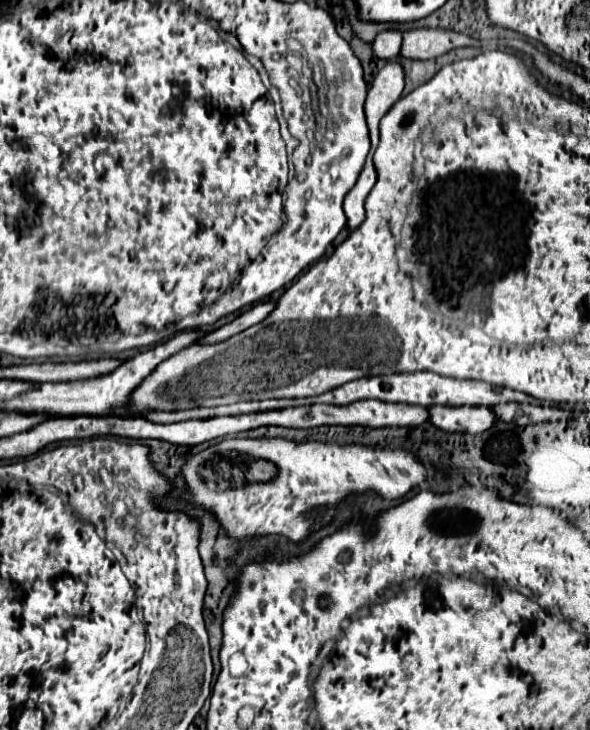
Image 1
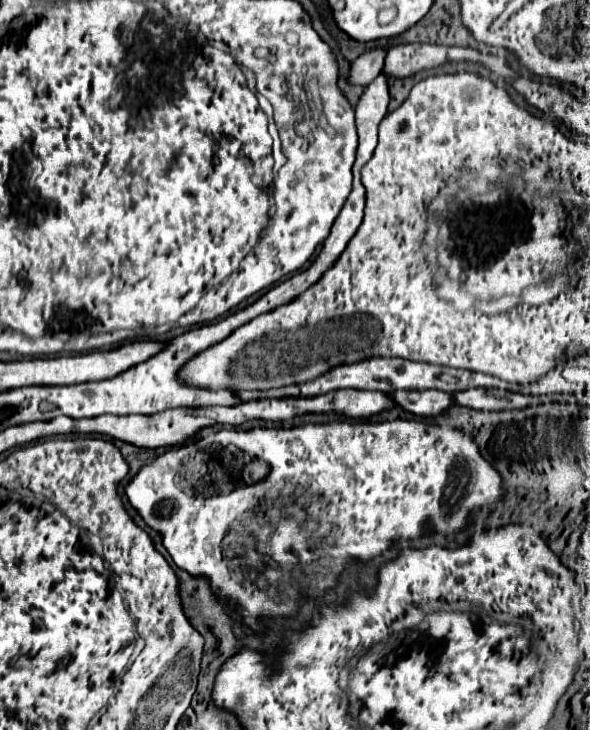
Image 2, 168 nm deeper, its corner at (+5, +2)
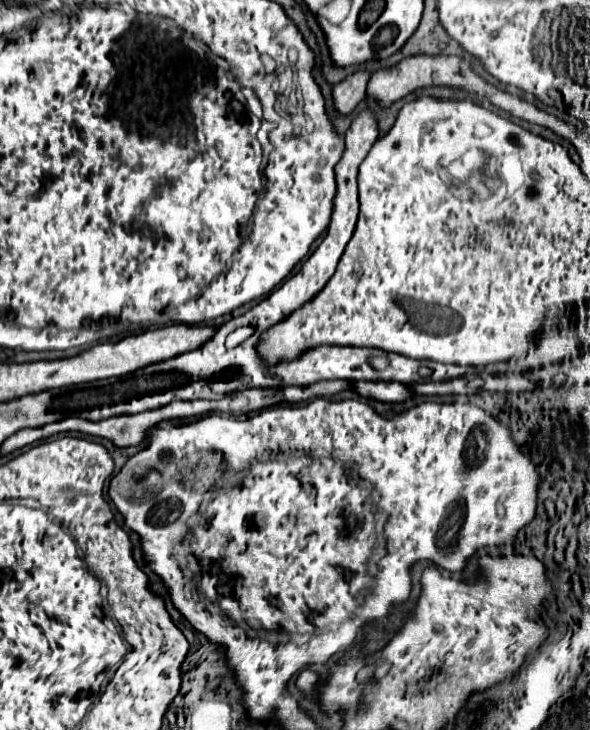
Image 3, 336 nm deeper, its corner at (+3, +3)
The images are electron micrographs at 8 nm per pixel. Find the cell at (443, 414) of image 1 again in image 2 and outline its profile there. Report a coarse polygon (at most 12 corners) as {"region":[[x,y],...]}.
{"region":[[396,390],[396,406],[416,416],[438,416],[452,406],[440,390]]}

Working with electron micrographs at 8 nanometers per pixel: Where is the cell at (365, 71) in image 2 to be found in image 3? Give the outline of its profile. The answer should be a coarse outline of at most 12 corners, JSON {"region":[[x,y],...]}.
{"region":[[368,71],[334,85],[334,107],[346,115],[364,97]]}

